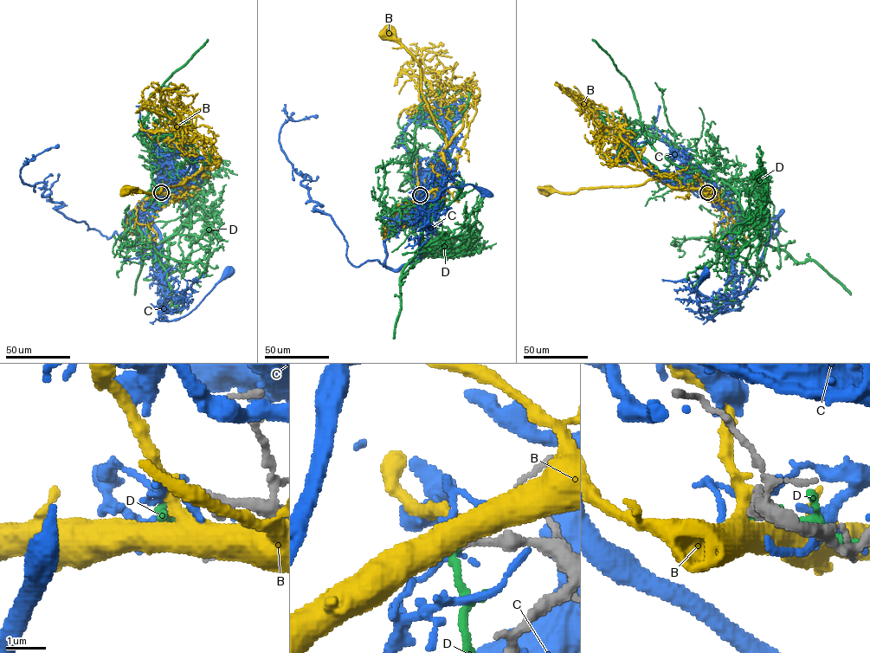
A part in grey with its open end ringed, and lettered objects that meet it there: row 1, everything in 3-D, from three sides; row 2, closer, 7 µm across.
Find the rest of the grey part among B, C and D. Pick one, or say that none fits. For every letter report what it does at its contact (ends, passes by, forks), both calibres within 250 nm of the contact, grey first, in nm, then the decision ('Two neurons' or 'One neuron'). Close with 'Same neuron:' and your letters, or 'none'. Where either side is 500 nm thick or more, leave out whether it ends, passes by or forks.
B: It passes by. Thickness 240 nm (grey) against 320 nm. One neuron
C: It passes by. Thickness 200 nm (grey) against 180 nm. Two neurons
D: It ends there. Thickness 190 nm (grey) against 200 nm. Two neurons
Same neuron: B

